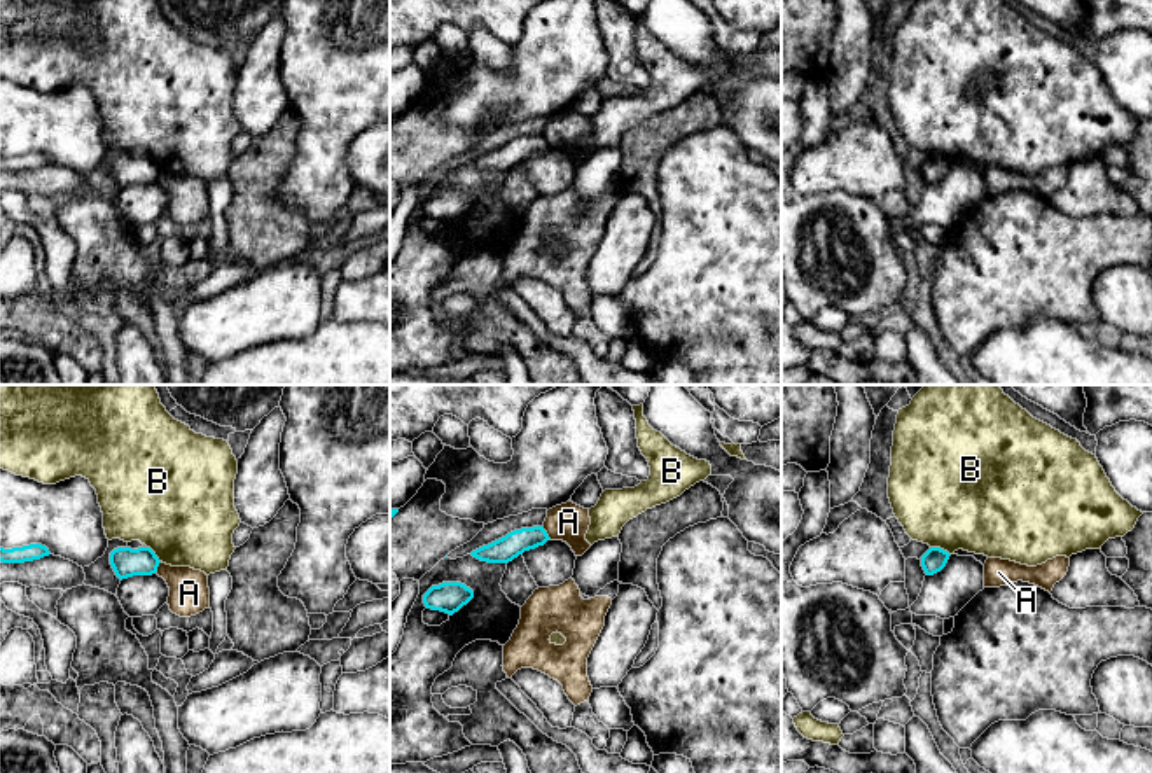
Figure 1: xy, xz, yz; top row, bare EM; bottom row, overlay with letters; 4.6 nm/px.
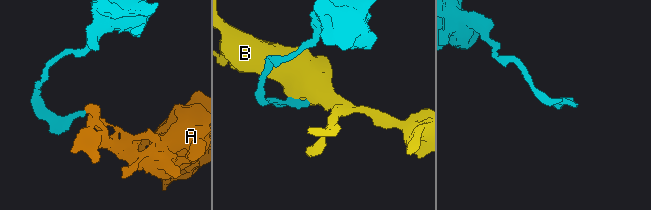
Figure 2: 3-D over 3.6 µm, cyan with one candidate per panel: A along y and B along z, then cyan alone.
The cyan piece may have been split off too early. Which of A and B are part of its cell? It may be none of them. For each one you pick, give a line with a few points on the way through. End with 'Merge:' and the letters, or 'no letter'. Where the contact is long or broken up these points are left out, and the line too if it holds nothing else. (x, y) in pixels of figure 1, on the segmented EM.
Merge: no letter

